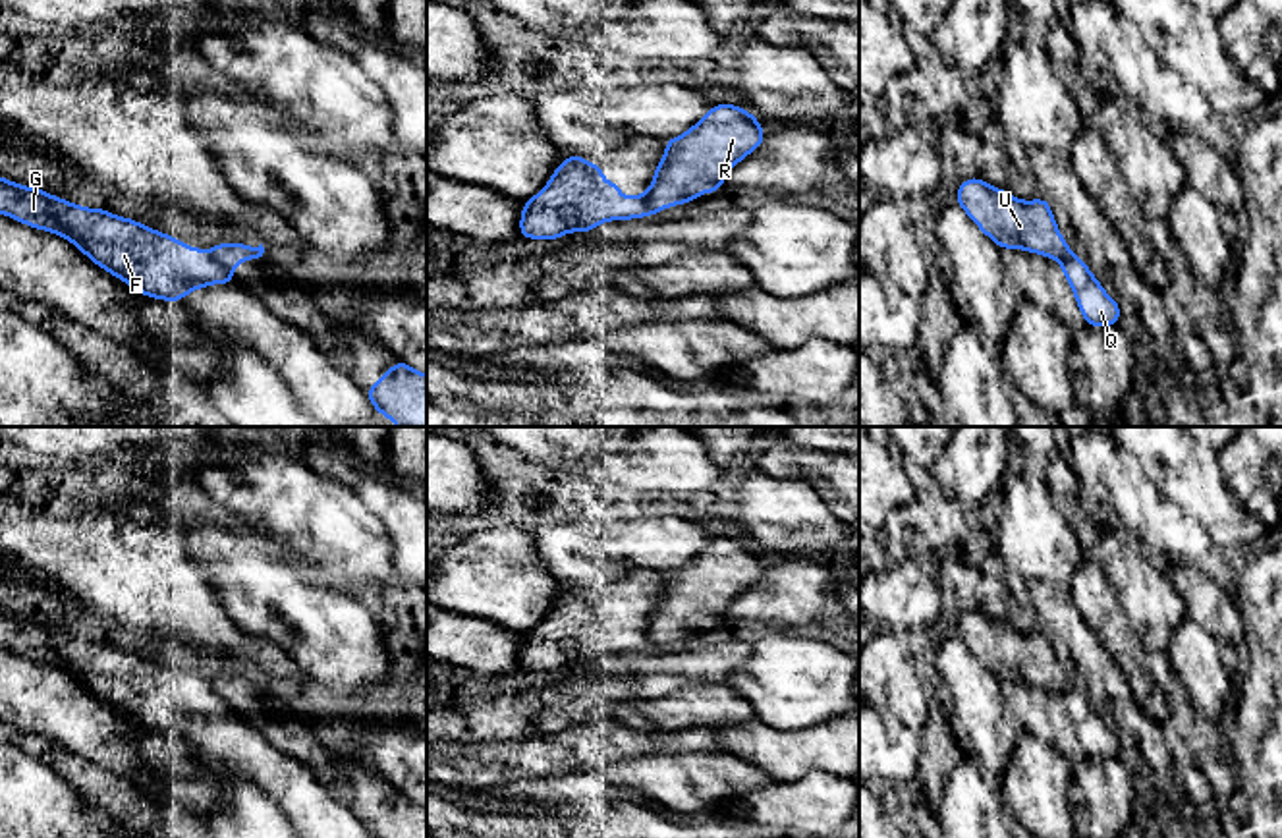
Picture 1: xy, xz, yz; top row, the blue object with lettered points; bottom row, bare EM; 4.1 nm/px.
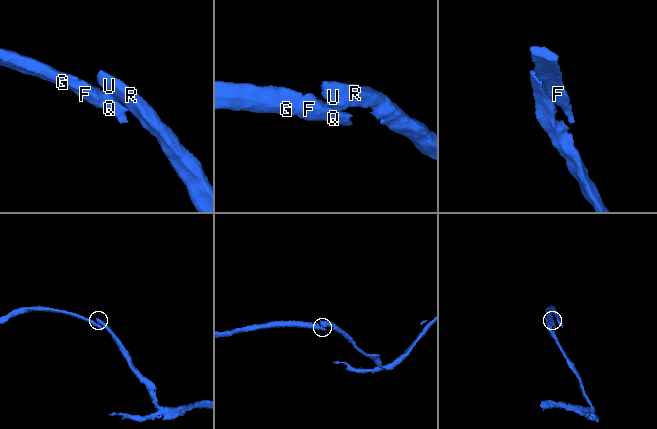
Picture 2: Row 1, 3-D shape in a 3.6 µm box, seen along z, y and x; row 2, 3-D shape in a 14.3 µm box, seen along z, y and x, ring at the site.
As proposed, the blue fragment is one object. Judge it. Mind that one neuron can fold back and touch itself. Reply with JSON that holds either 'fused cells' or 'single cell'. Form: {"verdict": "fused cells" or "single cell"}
{"verdict": "fused cells"}

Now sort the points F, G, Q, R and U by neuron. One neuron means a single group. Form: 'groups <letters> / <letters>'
groups F G Q / R U

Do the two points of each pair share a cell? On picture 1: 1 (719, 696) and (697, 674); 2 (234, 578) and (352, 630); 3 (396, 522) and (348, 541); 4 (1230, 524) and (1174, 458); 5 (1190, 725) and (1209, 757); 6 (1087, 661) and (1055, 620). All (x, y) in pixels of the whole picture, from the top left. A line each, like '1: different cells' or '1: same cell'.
1: different cells
2: same cell
3: different cells
4: same cell
5: same cell
6: same cell

